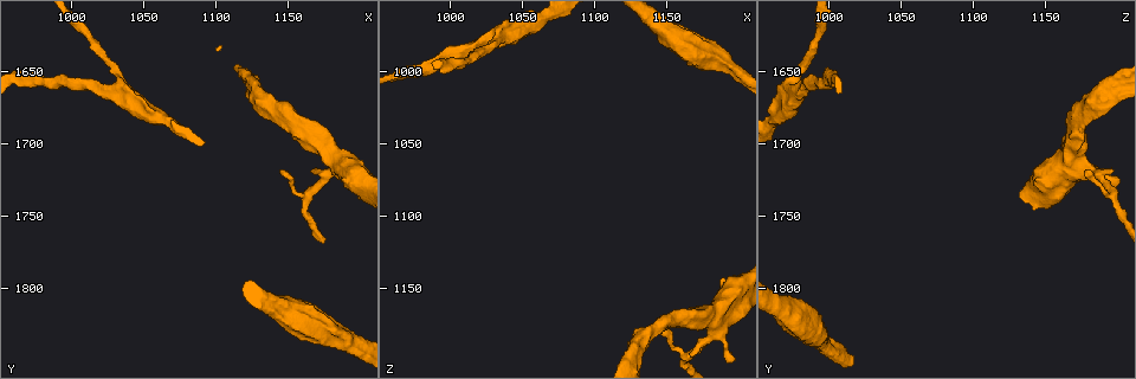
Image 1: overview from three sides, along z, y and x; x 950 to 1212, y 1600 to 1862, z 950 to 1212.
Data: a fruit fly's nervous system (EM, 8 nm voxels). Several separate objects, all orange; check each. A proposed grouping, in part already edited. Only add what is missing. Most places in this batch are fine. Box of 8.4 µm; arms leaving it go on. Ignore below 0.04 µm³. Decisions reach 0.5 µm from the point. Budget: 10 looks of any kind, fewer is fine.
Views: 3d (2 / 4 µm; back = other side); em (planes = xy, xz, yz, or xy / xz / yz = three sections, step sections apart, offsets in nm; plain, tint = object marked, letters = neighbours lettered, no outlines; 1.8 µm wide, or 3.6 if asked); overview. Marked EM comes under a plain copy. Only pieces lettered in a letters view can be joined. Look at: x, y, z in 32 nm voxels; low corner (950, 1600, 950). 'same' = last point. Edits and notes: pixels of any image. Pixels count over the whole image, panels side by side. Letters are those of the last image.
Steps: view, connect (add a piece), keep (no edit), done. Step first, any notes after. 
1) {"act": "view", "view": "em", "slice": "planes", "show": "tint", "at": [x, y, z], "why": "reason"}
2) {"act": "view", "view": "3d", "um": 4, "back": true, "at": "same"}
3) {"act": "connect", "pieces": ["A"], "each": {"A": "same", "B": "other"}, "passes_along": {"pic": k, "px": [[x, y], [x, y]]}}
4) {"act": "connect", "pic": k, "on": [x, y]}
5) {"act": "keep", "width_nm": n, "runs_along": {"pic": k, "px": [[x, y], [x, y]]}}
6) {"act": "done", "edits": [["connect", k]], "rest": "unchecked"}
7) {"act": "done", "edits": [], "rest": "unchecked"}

{"act": "view", "view": "em", "um": 3.6, "slice": "xy", "step": 4, "show": "tint", "at": [1196, 1728, 1198], "why": "an open end"}

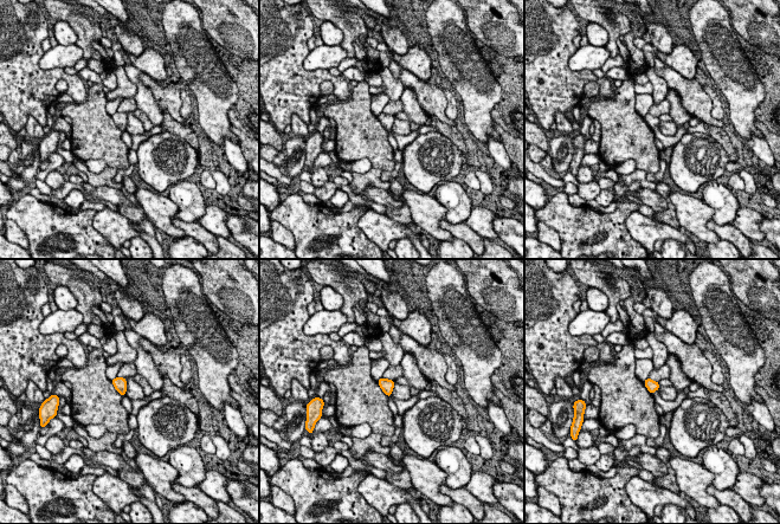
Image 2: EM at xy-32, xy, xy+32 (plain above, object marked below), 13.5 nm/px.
{"act": "view", "view": "em", "um": 3.6, "slice": "xy", "step": 4, "show": "letters", "at": "same", "why": "what lies round it"}

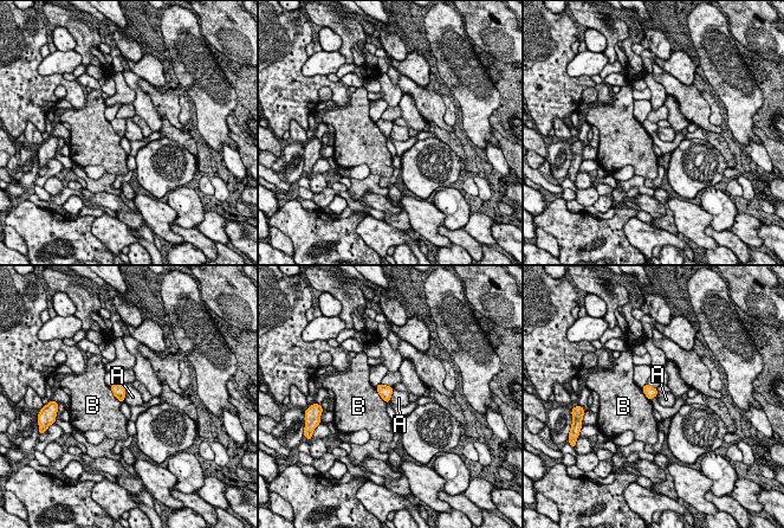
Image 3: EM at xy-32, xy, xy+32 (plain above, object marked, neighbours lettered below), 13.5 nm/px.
{"act": "keep", "each": {"A": "other", "B": "other"}, "border": {"pic": 3, "px": [[125, 385], [123, 401]]}, "found": "none of them fits"}

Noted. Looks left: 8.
{"act": "view", "view": "em", "um": 3.6, "slice": "xy", "step": 8, "show": "letters", "at": [1144, 1718, 1178], "why": "an open end"}

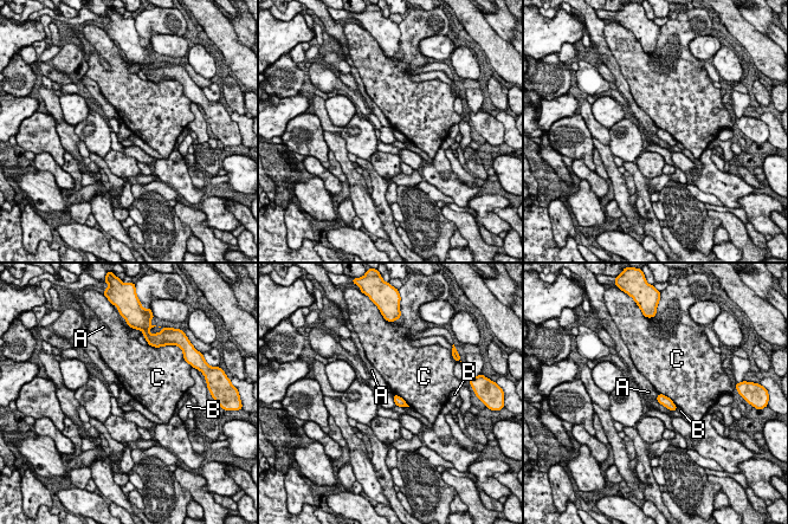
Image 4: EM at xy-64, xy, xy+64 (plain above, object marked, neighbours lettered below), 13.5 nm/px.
{"act": "view", "view": "em", "um": 3.6, "slice": "planes", "show": "letters", "at": "same"}

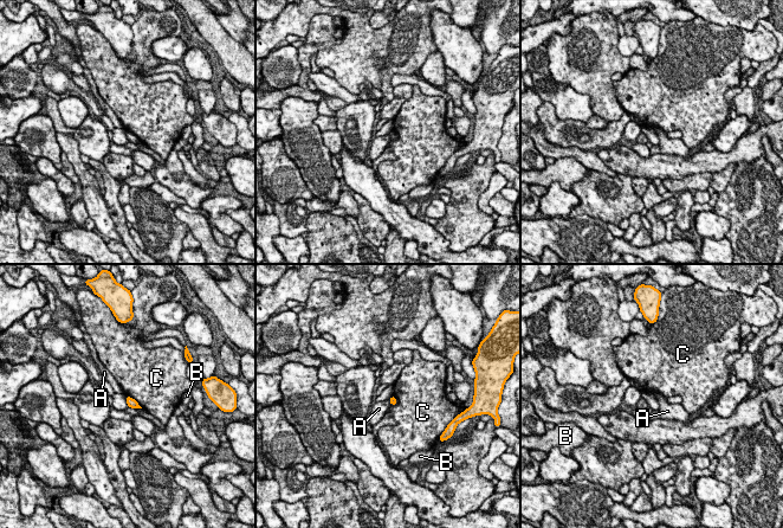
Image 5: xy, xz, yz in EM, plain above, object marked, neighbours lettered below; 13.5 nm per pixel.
{"act": "keep", "each": {"A": "other", "B": "other", "C": "other"}, "border": {"pic": 5, "px": [[388, 399], [390, 405]]}, "found": "none of them fits"}

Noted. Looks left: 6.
{"act": "view", "view": "3d", "um": 4, "at": [1174, 1832, 990], "why": "thick turns thin"}

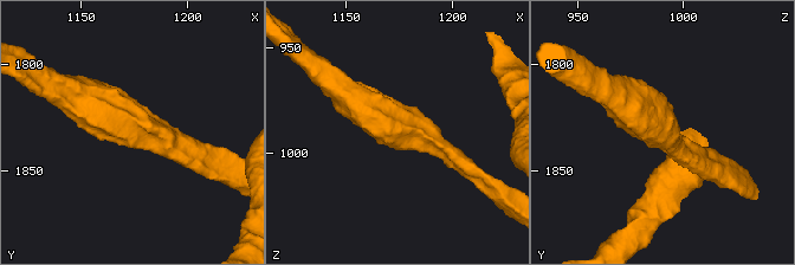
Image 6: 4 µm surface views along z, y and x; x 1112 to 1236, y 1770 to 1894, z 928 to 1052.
{"act": "view", "view": "em", "um": 3.6, "slice": "planes", "show": "letters", "at": [1174, 1831, 990]}

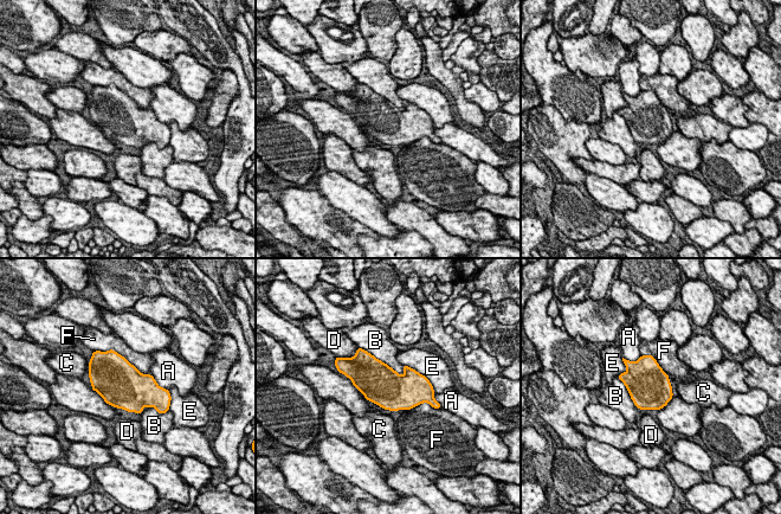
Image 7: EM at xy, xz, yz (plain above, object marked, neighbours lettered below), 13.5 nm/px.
{"act": "keep", "each": {"A": "other", "B": "other", "C": "other", "D": "other", "E": "other", "F": "other"}, "border": {"pic": 7, "px": [[370, 354], [400, 374], [405, 374]]}, "found": "no lettered piece goes on from it"}

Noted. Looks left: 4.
{"act": "view", "view": "em", "slice": "planes", "show": "letters", "at": [1034, 1666, 976], "why": "two arms in line, one across"}

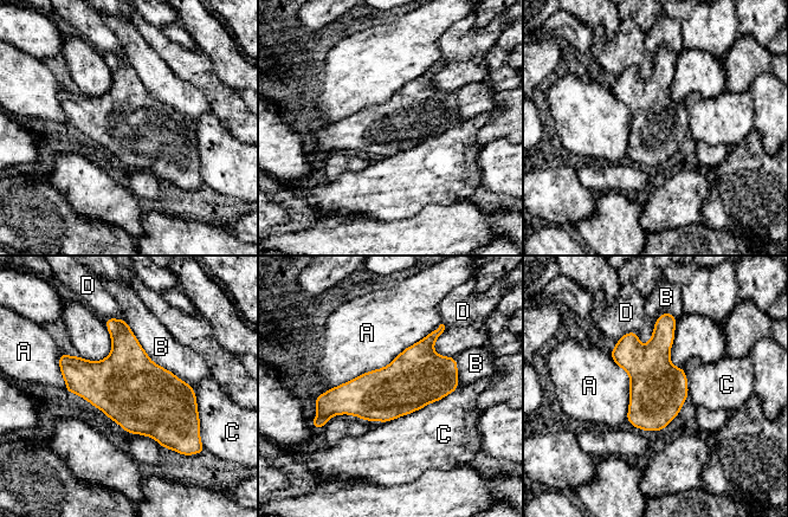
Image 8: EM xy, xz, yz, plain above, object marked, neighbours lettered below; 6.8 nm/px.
{"act": "keep", "each": {"A": "other", "B": "other", "C": "other", "D": "other"}, "found": "no lettered piece goes on from it"}

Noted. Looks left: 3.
{"act": "done", "edits": [], "rest": "unchecked"}

